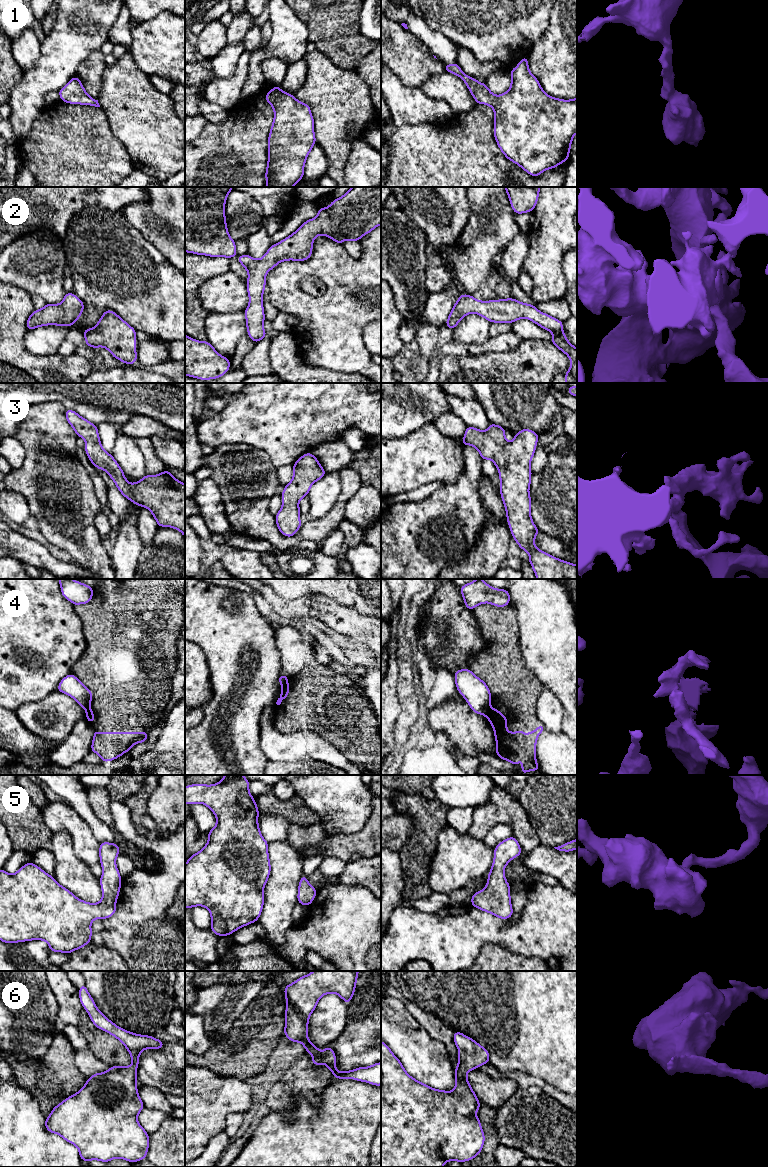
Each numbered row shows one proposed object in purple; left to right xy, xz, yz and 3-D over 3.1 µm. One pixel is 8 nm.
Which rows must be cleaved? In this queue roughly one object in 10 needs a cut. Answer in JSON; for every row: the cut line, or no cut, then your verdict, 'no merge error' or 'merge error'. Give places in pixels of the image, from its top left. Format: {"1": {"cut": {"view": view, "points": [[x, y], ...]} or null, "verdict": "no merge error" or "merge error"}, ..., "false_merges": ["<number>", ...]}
{"1": {"cut": null, "verdict": "no merge error"}, "2": {"cut": null, "verdict": "no merge error"}, "3": {"cut": null, "verdict": "no merge error"}, "4": {"cut": {"view": "yz", "points": [[490, 708], [485, 715]]}, "verdict": "merge error"}, "5": {"cut": null, "verdict": "no merge error"}, "6": {"cut": null, "verdict": "no merge error"}, "false_merges": ["4"]}

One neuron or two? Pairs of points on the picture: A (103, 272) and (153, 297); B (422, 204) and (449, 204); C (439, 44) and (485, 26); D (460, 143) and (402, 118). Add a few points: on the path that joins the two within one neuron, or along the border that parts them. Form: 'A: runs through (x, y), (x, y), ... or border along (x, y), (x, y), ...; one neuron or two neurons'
A: runs through (115, 272), (126, 273), (141, 286); one neuron
B: runs through (429, 204), (442, 204); one neuron
C: border along (429, 27), (441, 31), (453, 44); two neurons
D: border along (440, 123), (403, 124), (396, 126); two neurons

